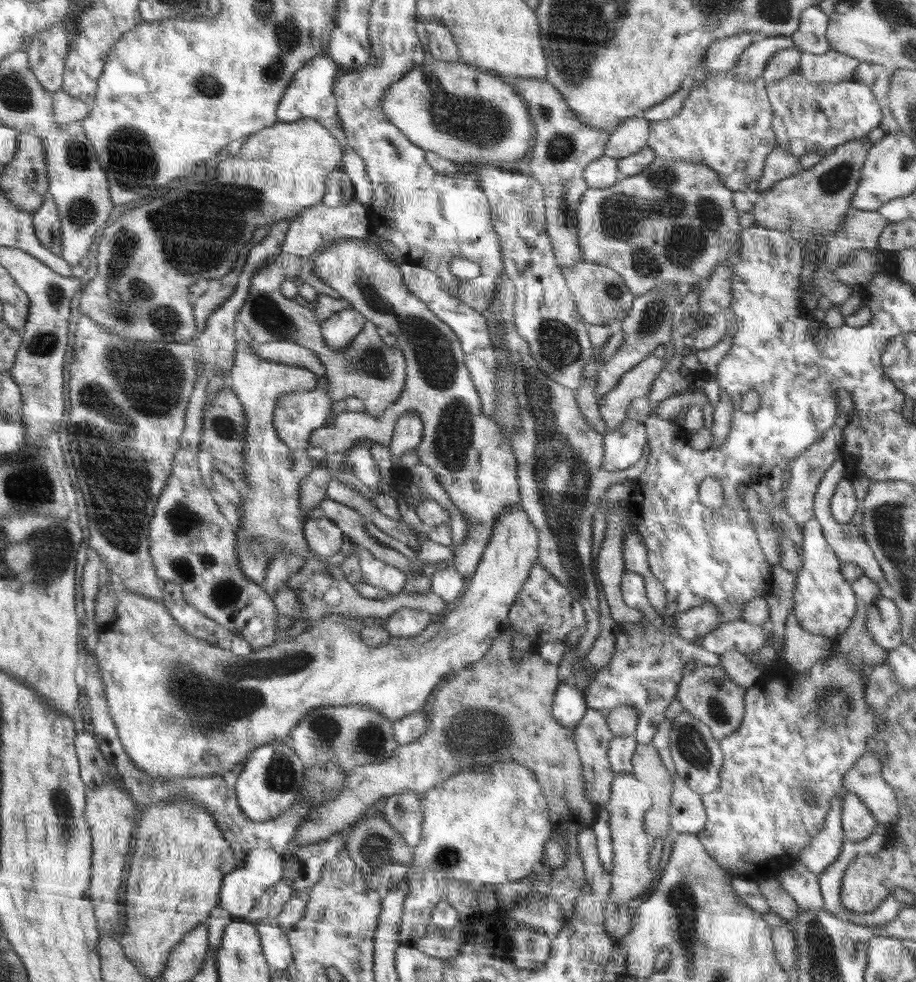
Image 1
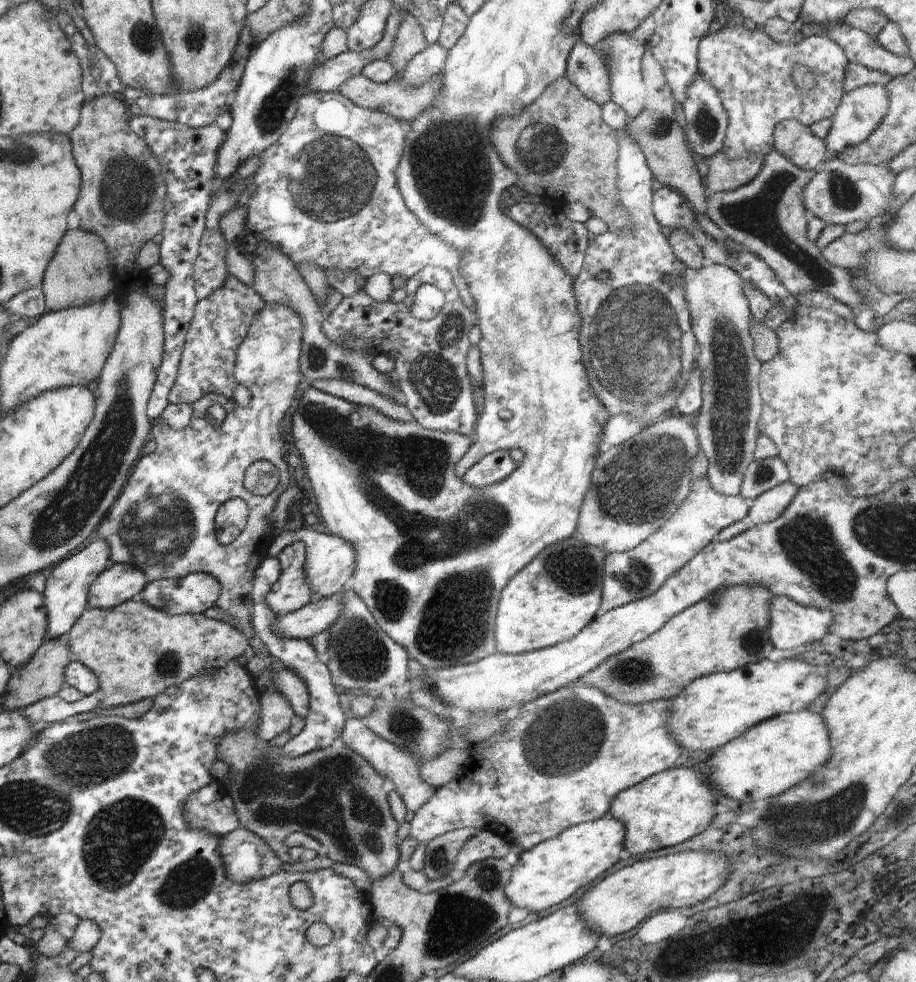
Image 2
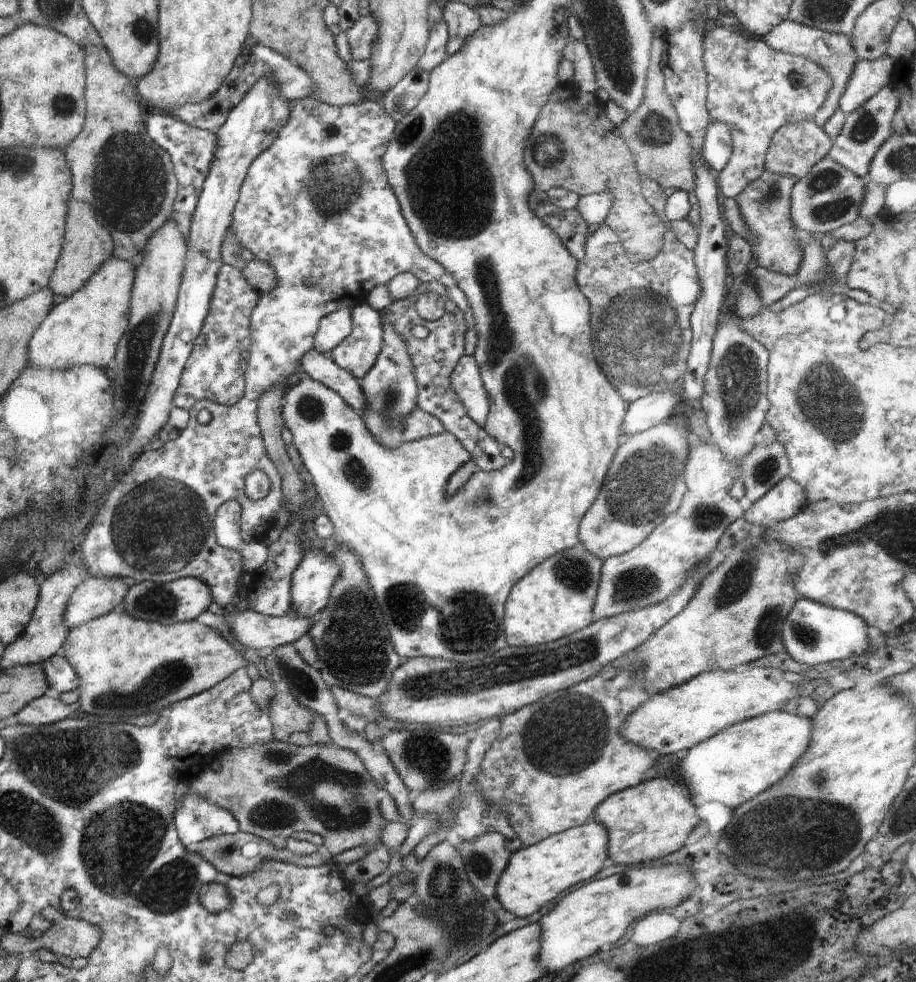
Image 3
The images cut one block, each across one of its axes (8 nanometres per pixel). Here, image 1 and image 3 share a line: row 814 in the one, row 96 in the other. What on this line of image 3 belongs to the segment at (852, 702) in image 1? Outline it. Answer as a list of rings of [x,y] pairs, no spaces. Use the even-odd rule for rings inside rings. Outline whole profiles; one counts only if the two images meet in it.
[[[708,27],[703,38],[703,62],[707,80],[705,105],[709,112],[709,120],[725,124],[730,131],[733,146],[730,160],[719,173],[715,173],[717,185],[721,198],[734,199],[749,182],[762,176],[765,171],[765,156],[776,130],[786,123],[812,121],[818,109],[824,104],[833,82],[828,73],[816,63],[794,59],[790,53],[770,48],[762,38],[756,38],[743,31],[732,32],[728,27]],[[792,70],[800,73],[802,78],[796,86],[791,84]]]

